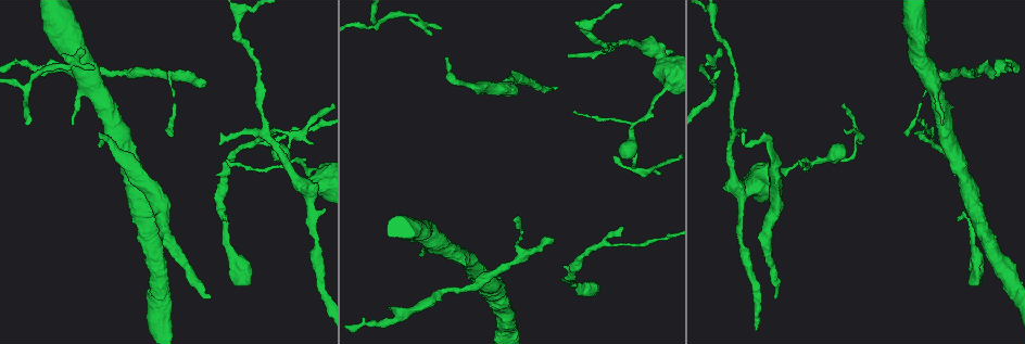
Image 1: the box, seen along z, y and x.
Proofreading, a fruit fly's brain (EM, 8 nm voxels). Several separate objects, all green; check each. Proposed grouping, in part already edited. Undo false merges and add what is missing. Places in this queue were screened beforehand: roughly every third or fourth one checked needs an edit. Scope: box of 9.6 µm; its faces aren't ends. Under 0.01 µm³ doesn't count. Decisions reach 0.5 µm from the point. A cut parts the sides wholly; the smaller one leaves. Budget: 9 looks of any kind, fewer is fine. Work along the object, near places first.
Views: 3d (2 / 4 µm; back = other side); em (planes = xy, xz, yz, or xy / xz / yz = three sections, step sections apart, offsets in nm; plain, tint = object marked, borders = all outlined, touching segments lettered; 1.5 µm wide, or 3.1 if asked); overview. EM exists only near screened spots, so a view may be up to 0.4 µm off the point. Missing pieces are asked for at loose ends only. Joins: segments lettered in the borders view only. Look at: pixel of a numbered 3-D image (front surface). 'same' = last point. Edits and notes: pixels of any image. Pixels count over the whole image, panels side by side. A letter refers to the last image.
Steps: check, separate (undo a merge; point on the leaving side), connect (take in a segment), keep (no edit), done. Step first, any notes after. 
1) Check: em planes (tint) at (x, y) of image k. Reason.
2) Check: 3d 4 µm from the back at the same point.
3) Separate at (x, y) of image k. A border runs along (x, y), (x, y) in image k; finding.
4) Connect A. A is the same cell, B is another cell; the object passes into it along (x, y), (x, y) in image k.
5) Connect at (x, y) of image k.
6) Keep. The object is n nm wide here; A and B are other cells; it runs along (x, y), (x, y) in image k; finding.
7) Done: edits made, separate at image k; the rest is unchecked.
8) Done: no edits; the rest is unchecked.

Check: em yz step 8 (tint) at (931, 141) of image 1.

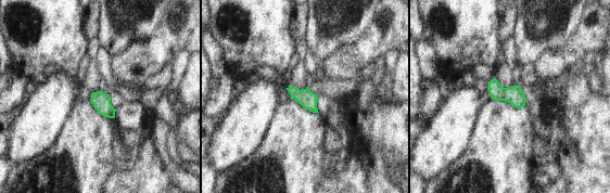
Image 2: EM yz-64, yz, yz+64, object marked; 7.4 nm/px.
Check: em planes (borders) at the same point.

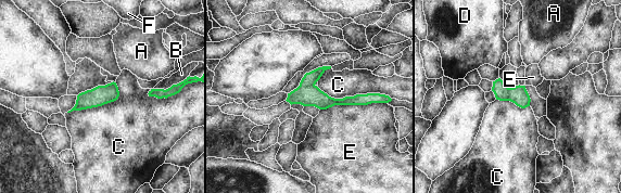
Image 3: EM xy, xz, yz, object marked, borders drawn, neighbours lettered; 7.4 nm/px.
Keep. The object is 140 nm wide here; A, B, C, D, E and F are other cells; it runs along (290, 95), (375, 100) in image 3; continuous, no second cell.

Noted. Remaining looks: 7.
Check: 3d 2 µm at (204, 84) of image 1. An open end.

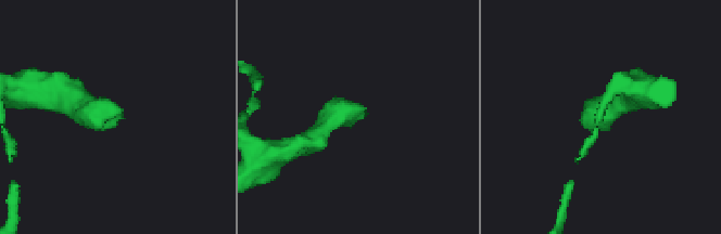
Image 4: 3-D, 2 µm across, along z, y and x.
Check: em xy step 4 (borders) at (118, 120) of image 4.

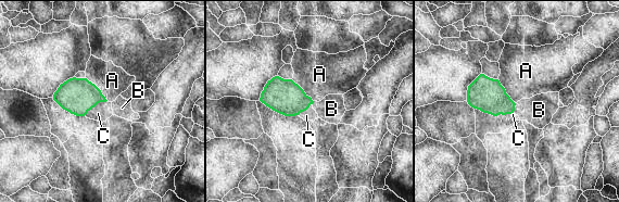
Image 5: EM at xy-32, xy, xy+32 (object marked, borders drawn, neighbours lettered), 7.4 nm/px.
Connect C. The object is 180 nm wide here; the longest contact is with A, 240 nm; C is the same cell, A and B are other cells; it goes on there.

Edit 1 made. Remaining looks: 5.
Check: overview.

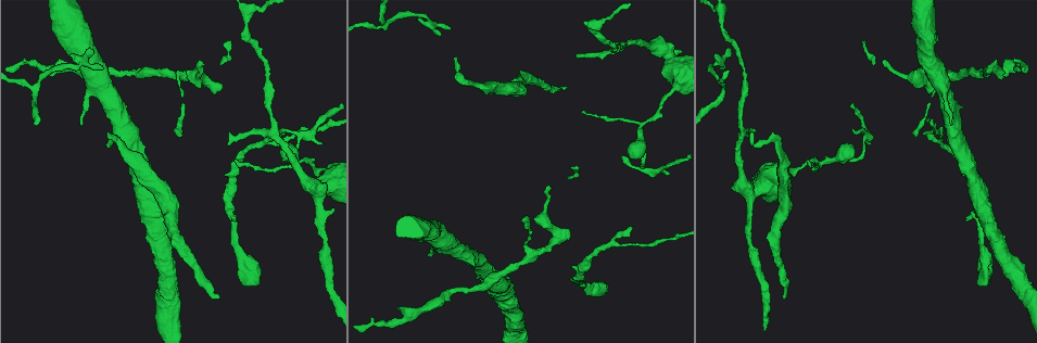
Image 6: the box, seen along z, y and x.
Check: 3d 2 µm from the back at (622, 155) of image 6. Tapers out.

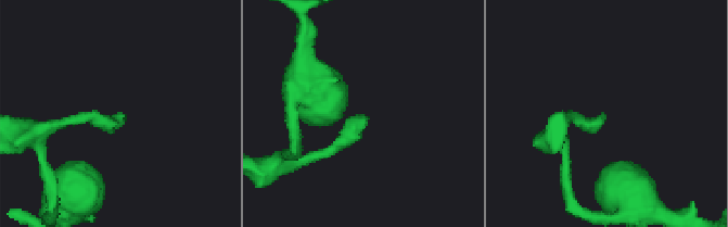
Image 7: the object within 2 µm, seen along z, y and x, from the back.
Check: em yz step 8 (tint) at (369, 118) of image 7. Shape alone is not enough.

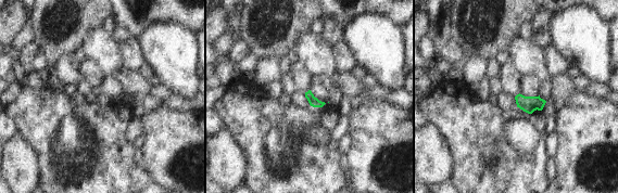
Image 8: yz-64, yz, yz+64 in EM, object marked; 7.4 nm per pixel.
Check: em xy step 8 (borders) at the same point.

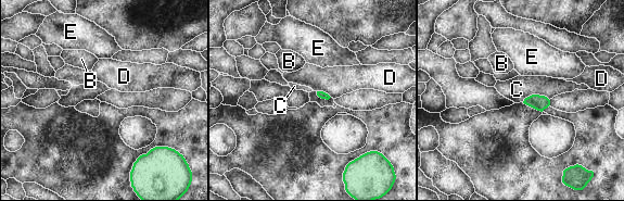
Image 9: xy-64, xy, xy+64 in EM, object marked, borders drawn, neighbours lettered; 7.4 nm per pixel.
Keep. B, C, D and E are other cells; a border runs along (549, 100), (530, 95), (522, 101) in image 9; none of them fits.

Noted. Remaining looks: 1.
Done: edits made, connect at image 5; the rest is unchecked.

